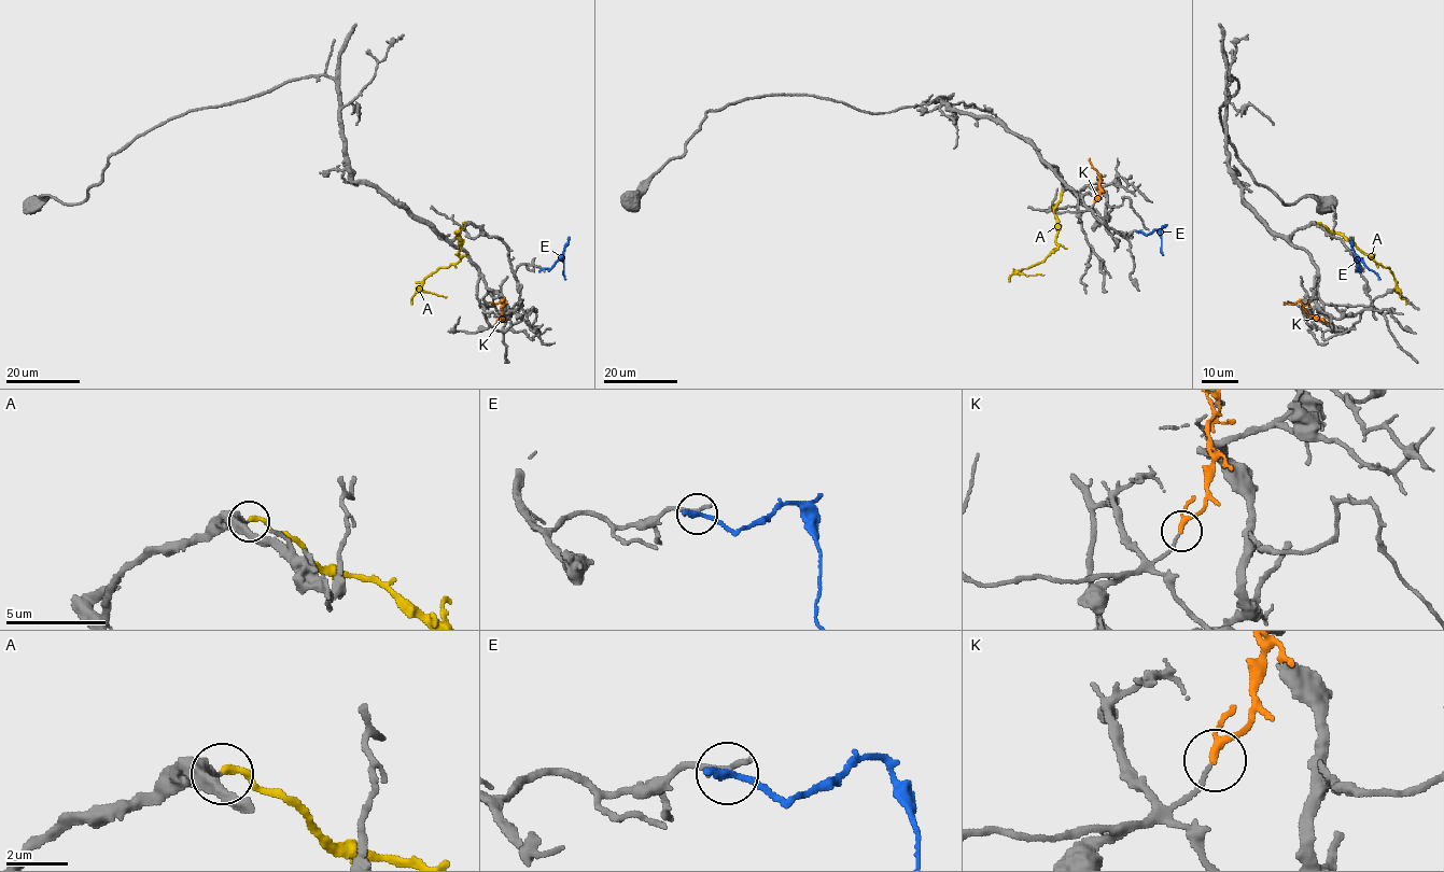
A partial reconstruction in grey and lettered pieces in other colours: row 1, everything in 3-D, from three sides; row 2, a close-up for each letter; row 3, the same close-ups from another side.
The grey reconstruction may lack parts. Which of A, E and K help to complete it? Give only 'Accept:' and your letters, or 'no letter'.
Accept: A

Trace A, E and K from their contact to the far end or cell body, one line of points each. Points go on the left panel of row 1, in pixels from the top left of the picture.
A: (464, 223), (456, 233), (460, 237), (460, 259), (448, 267), (439, 267), (424, 280), (421, 289), (446, 297)
E: (542, 269), (549, 269), (561, 257), (565, 279)
K: (496, 323), (502, 318), (503, 304), (492, 301)

